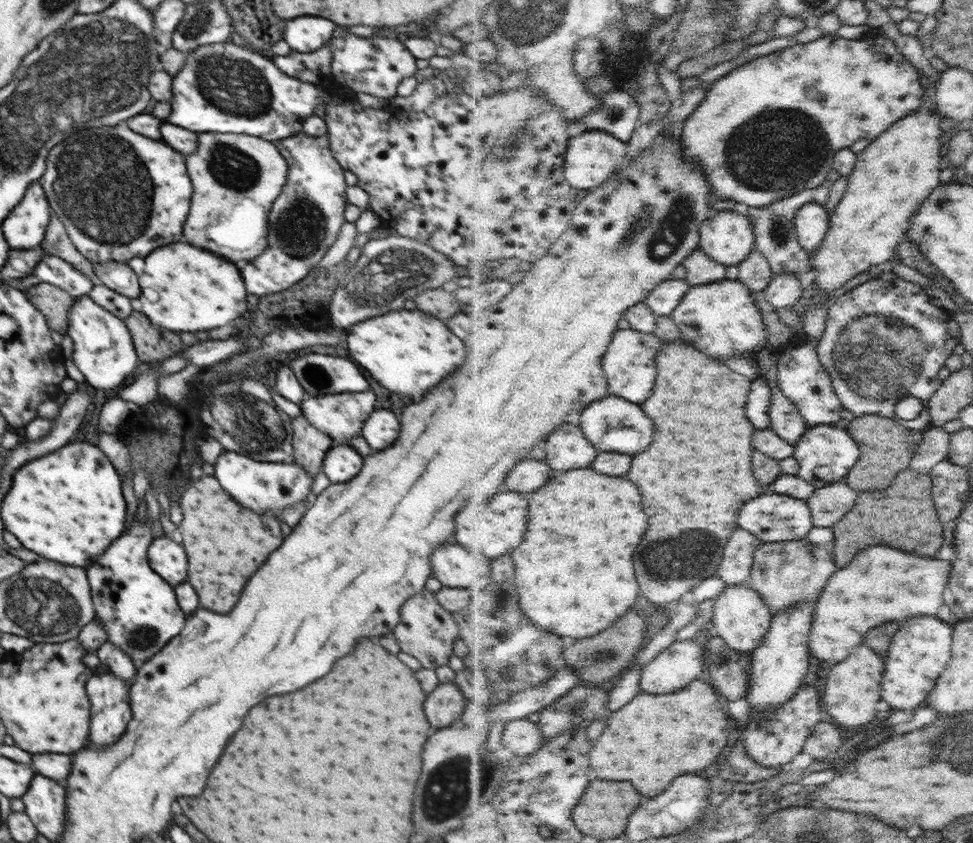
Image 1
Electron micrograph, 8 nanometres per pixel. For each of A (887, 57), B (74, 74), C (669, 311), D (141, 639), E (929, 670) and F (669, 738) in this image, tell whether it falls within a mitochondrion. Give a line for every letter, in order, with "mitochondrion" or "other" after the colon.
A: other
B: mitochondrion
C: other
D: mitochondrion
E: other
F: other

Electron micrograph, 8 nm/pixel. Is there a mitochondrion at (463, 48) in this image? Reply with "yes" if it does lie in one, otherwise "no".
no

